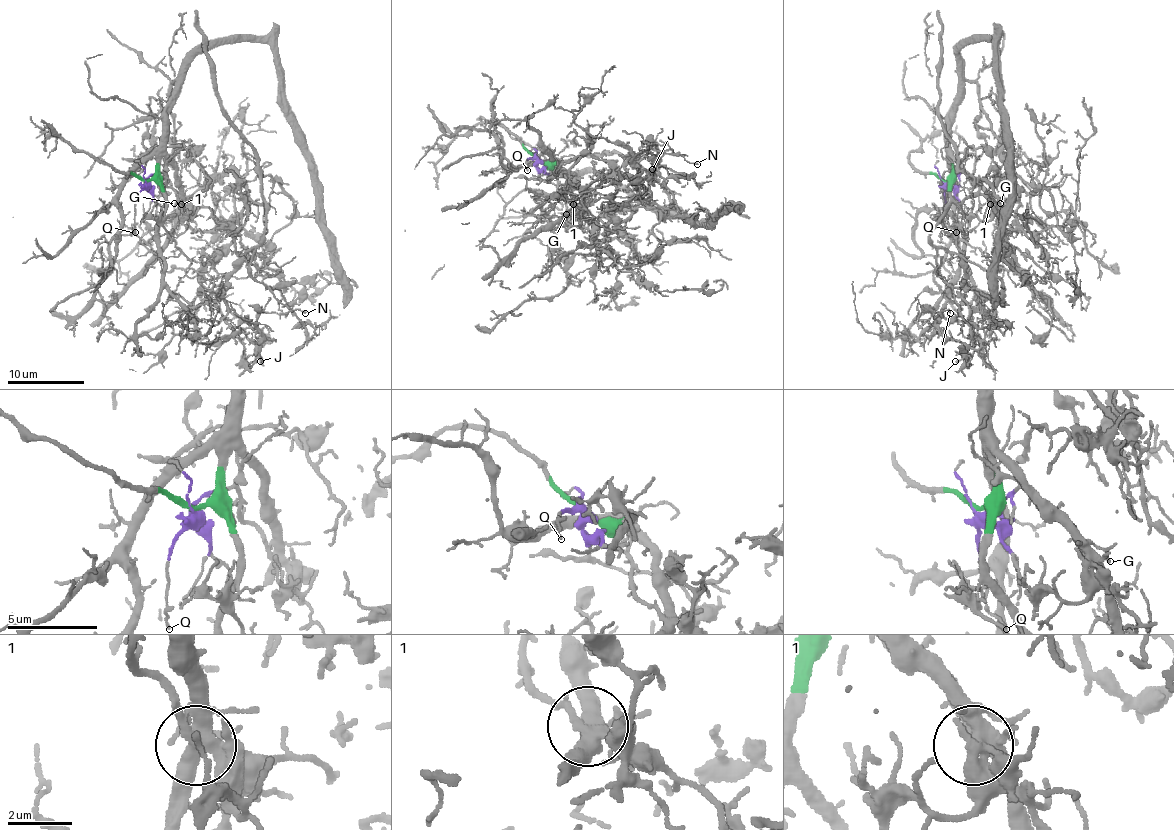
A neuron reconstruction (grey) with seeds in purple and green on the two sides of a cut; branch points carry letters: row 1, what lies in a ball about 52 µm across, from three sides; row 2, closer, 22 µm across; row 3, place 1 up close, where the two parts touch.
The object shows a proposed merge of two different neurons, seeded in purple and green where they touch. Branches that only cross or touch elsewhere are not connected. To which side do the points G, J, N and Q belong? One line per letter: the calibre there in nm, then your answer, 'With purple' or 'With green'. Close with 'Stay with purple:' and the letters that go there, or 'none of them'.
G: Thickness 110 nm. With purple
J: Thickness 110 nm. With purple
N: Thickness 110 nm. With purple
Q: Thickness 110 nm. With purple
Stay with purple: G, J, N, Q

